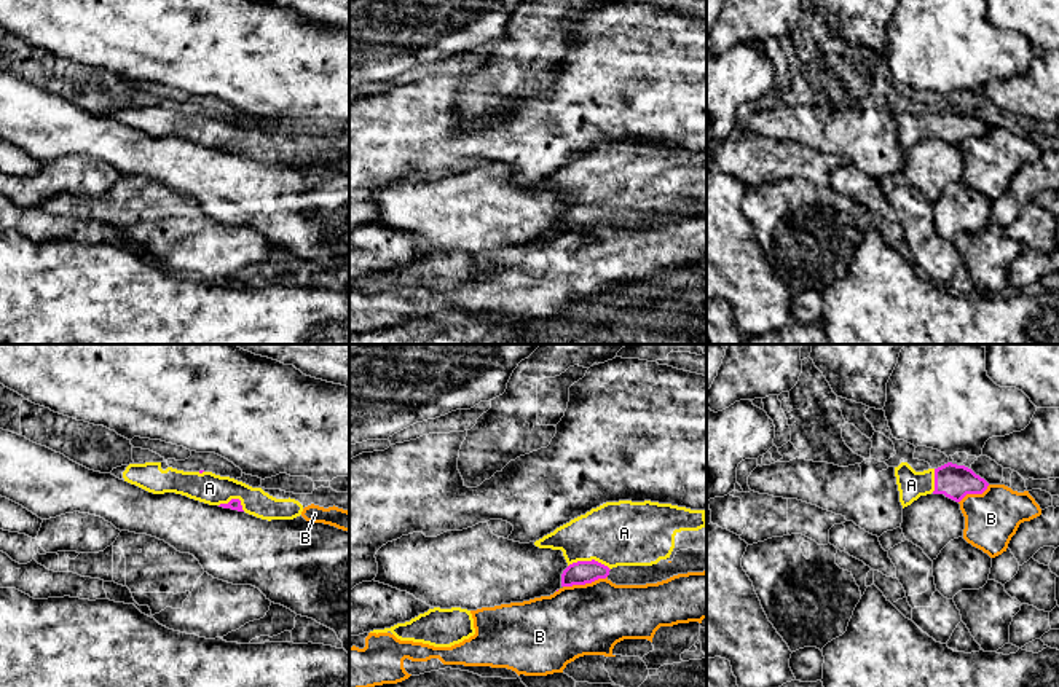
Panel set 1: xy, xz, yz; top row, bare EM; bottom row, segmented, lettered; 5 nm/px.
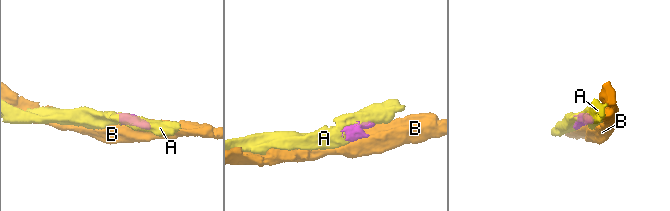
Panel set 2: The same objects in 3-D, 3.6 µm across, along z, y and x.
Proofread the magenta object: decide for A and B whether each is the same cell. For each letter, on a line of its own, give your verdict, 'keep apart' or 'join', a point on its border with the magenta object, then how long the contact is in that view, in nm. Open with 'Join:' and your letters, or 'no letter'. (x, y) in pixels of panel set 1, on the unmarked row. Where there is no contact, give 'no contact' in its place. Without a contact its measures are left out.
Join: A
A: join; contact xz (589, 204); length 220 nm
B: keep apart; contact xz (584, 227); length 240 nm

